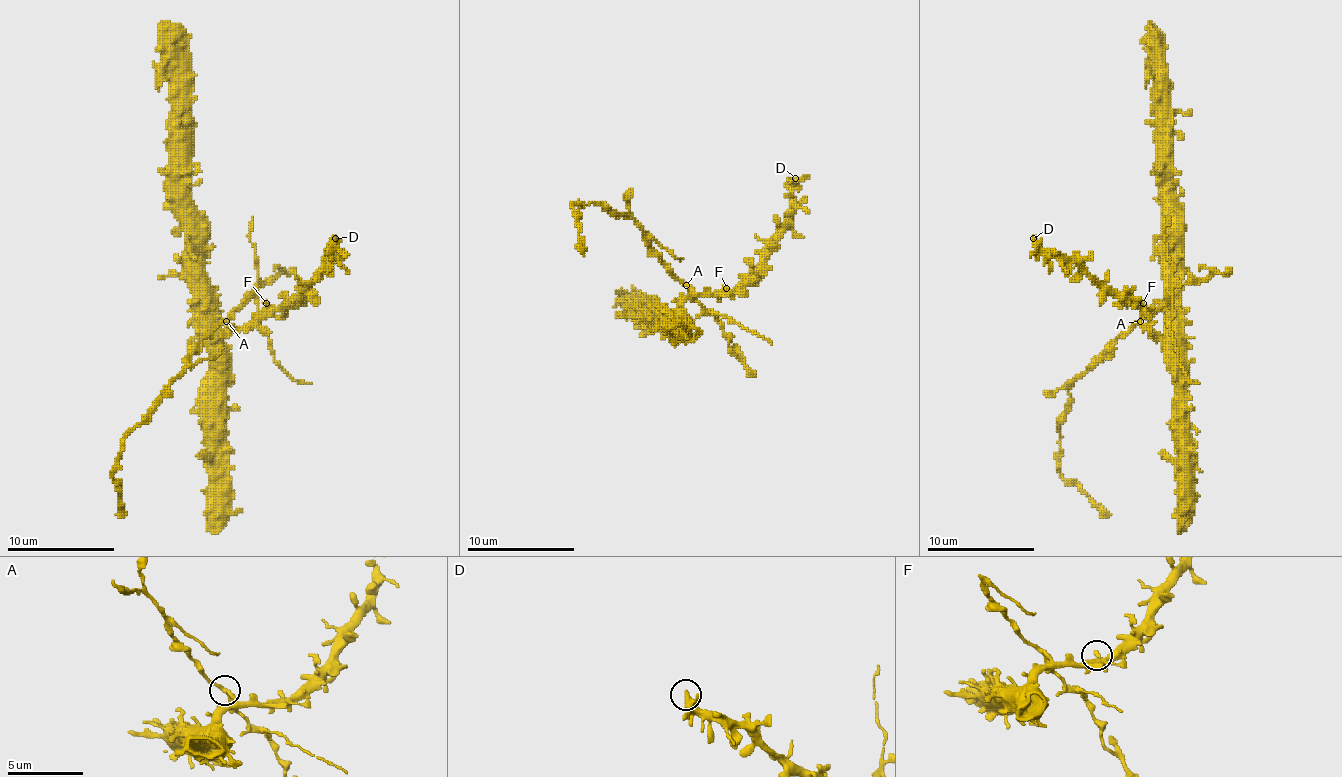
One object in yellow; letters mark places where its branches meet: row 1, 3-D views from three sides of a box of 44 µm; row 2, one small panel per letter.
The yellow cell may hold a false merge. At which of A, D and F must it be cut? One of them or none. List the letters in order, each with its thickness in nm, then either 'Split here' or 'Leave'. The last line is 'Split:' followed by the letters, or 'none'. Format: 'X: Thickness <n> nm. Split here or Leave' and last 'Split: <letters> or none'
A: Thickness 240 nm. Split here
D: Thickness 280 nm. Leave
F: Thickness 220 nm. Leave
Split: A

